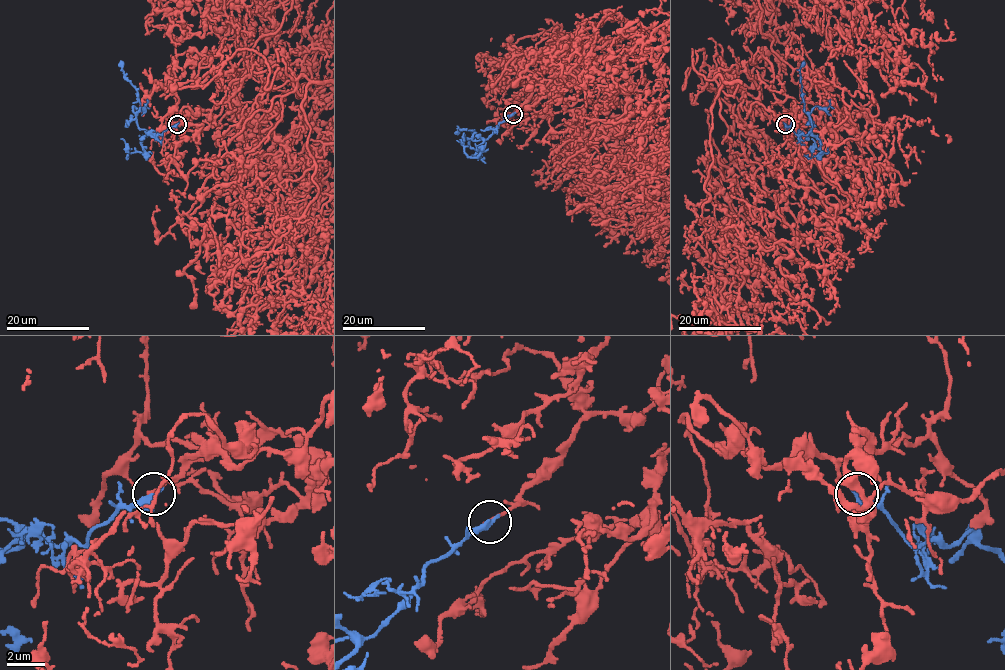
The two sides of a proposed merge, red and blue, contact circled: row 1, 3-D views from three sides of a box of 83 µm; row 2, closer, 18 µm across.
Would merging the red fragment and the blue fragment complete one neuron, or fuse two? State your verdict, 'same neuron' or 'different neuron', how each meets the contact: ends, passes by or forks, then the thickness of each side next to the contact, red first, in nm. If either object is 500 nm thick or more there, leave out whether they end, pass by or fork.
different neuron; red ends there; blue ends there; 150 nm thick on the red side, 440 nm on the other

